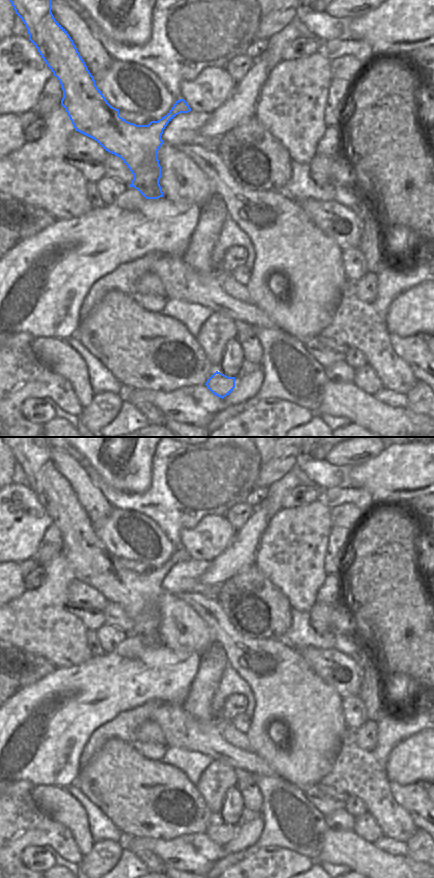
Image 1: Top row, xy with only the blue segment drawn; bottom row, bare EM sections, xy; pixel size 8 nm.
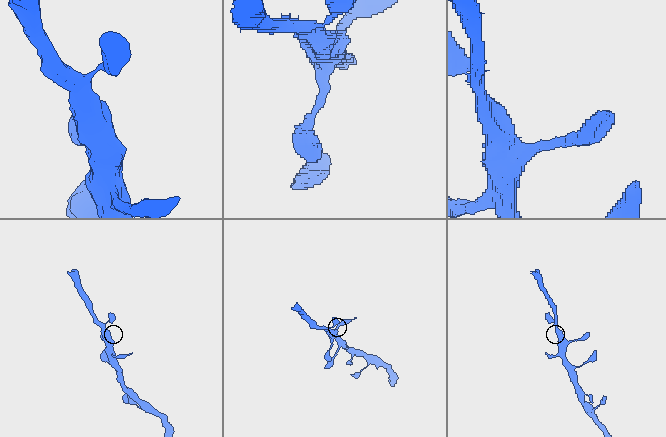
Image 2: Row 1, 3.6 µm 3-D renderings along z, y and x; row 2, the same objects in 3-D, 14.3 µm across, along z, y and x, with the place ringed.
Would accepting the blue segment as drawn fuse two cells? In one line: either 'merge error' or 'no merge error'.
no merge error

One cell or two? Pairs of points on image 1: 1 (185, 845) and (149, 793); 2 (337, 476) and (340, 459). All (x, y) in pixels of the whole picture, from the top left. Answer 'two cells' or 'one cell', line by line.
1: two cells
2: two cells

